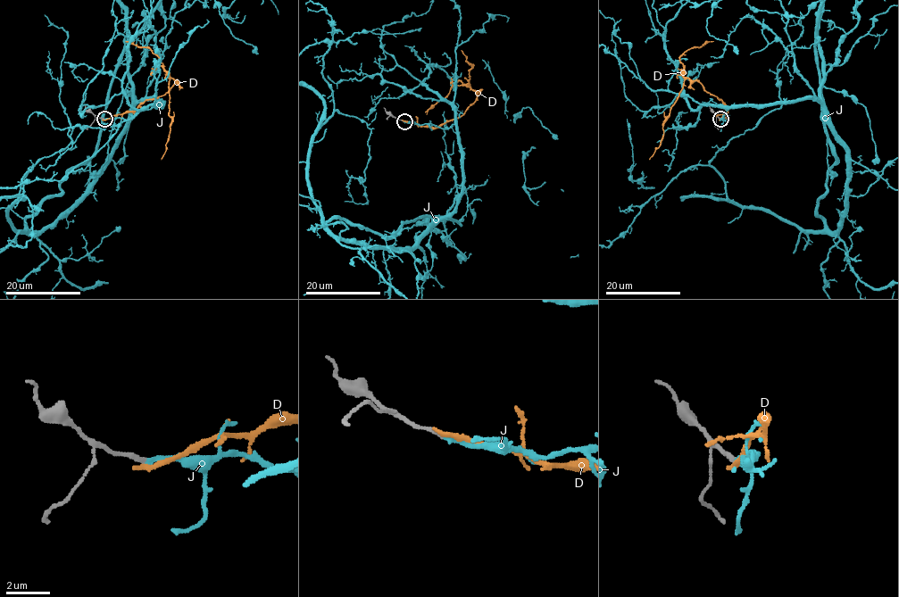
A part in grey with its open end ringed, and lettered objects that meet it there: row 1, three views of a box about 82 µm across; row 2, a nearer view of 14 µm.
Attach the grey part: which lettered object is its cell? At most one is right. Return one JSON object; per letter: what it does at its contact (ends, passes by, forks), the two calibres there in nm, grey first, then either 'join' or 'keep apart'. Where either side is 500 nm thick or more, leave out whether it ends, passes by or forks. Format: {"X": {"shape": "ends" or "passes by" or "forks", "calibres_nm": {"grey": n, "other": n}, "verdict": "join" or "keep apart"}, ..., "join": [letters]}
{"D": {"shape": "ends", "calibres_nm": {"grey": 240, "other": 240}, "verdict": "keep apart"}, "J": {"shape": "ends", "calibres_nm": {"grey": 240, "other": 240}, "verdict": "join"}, "join": ["J"]}

